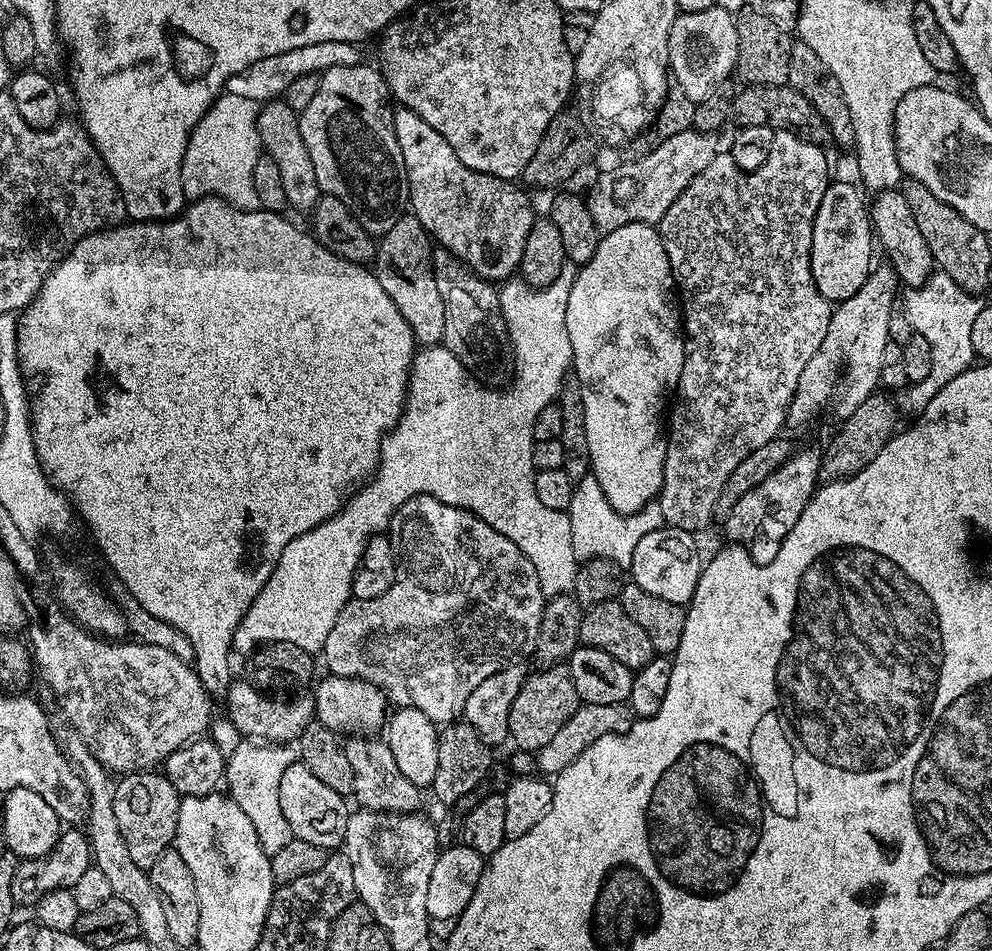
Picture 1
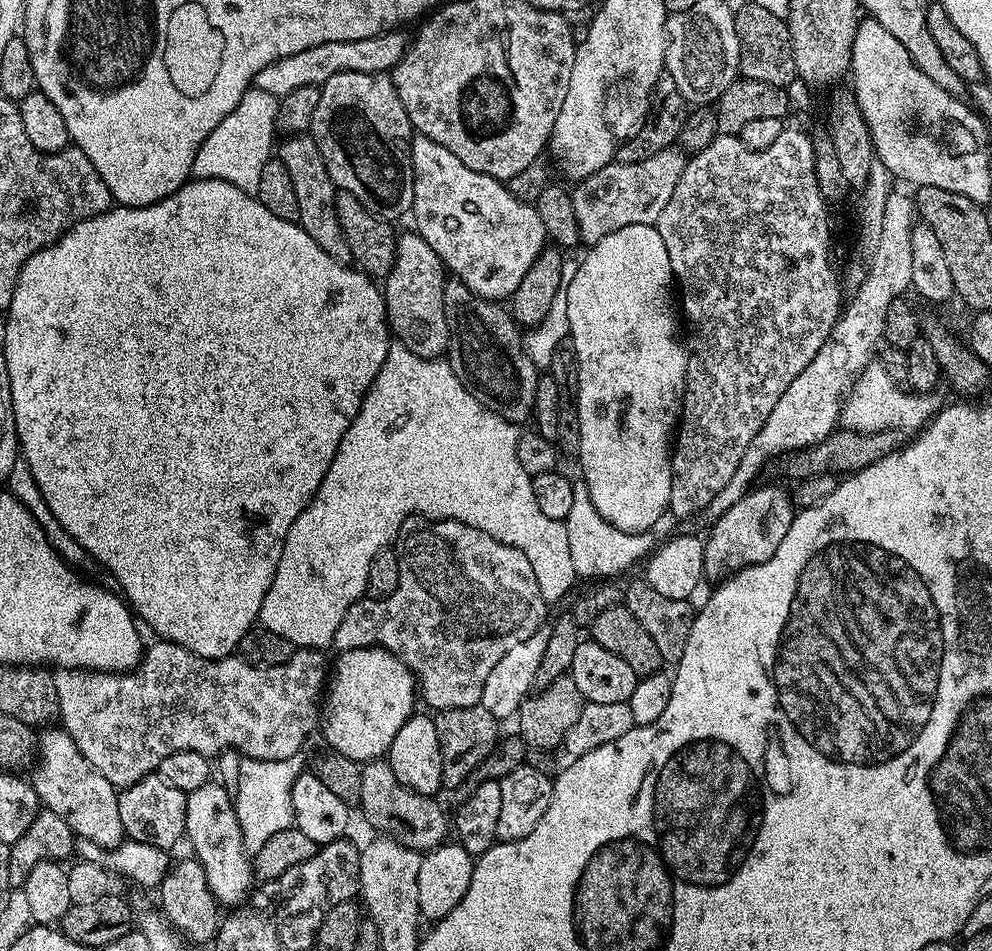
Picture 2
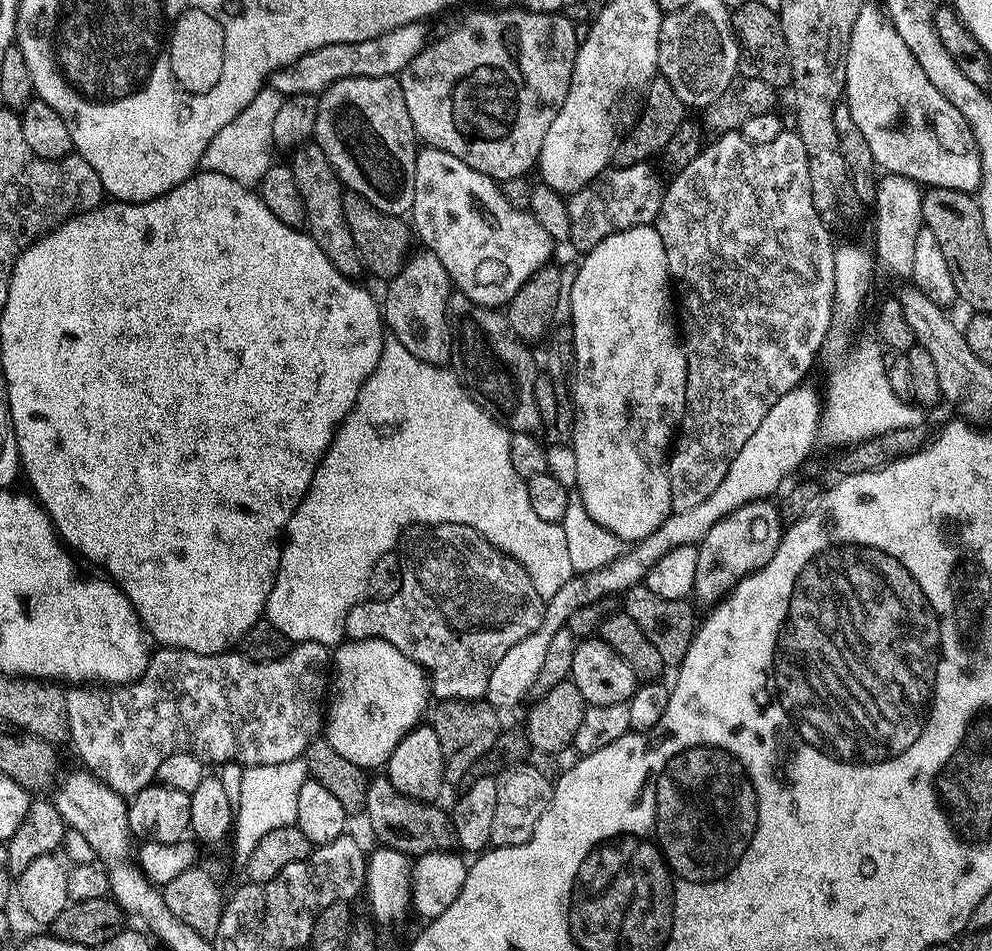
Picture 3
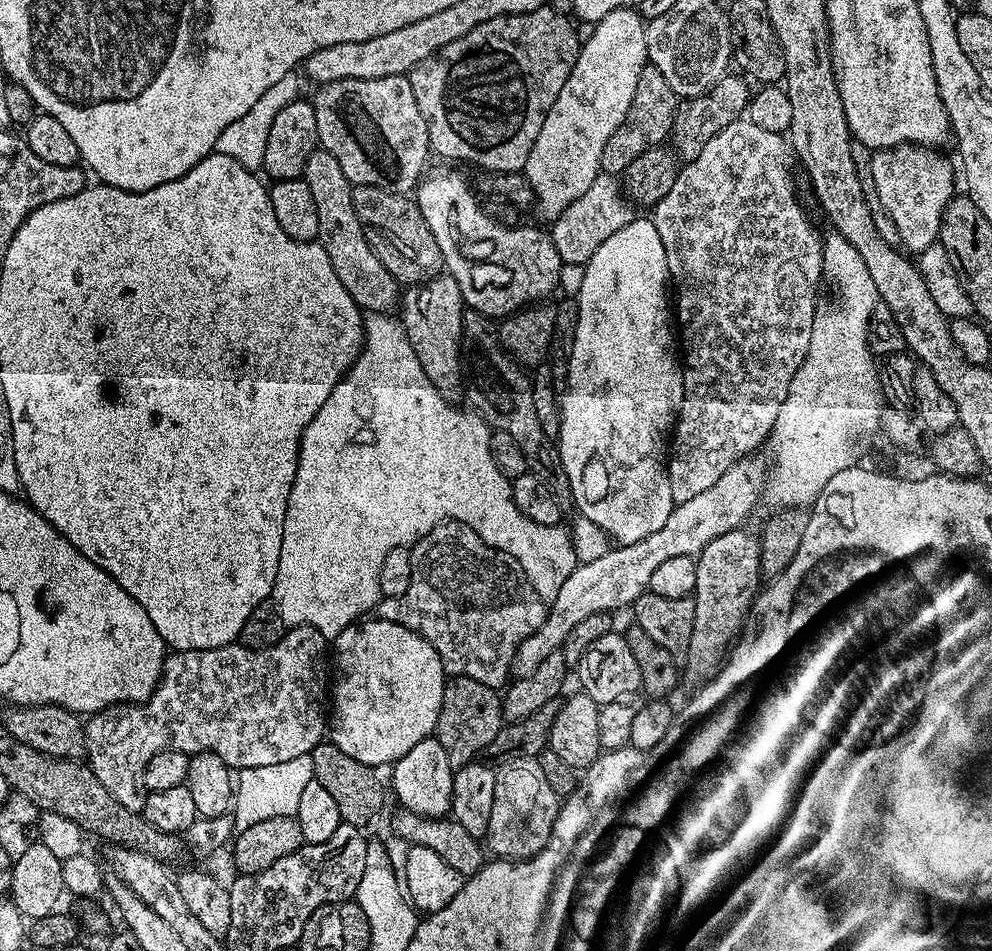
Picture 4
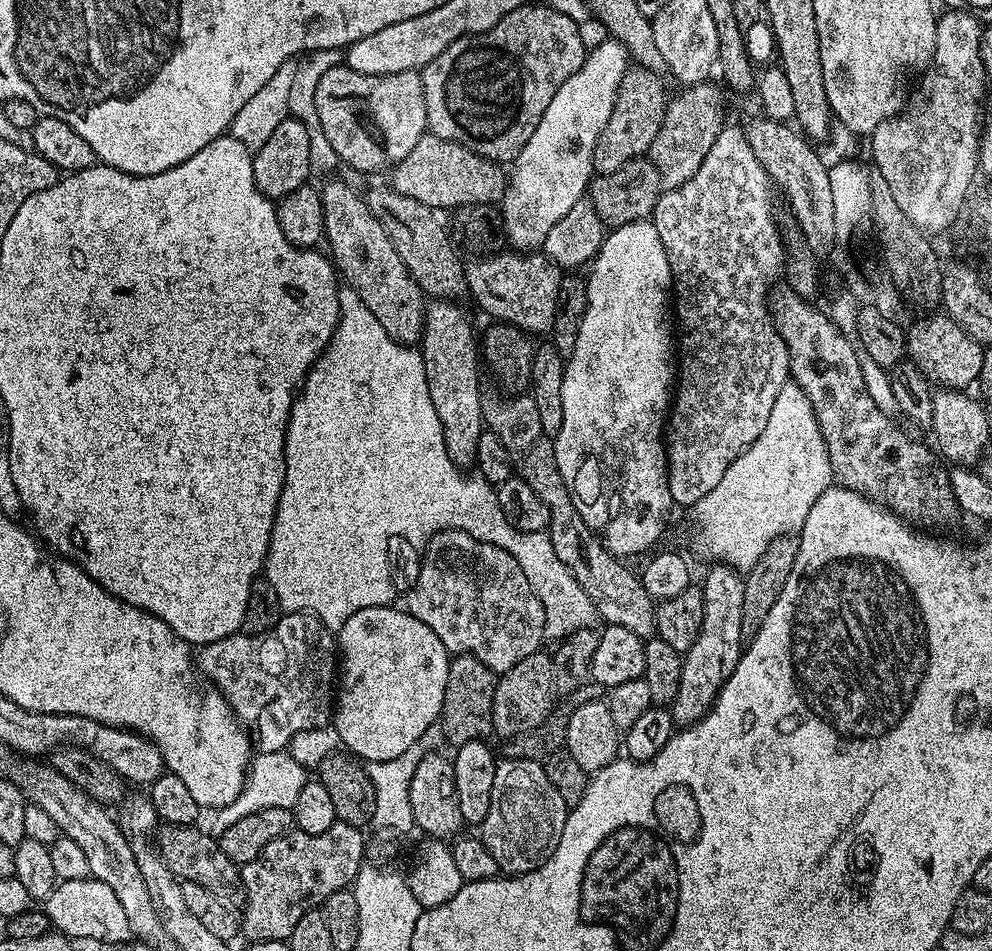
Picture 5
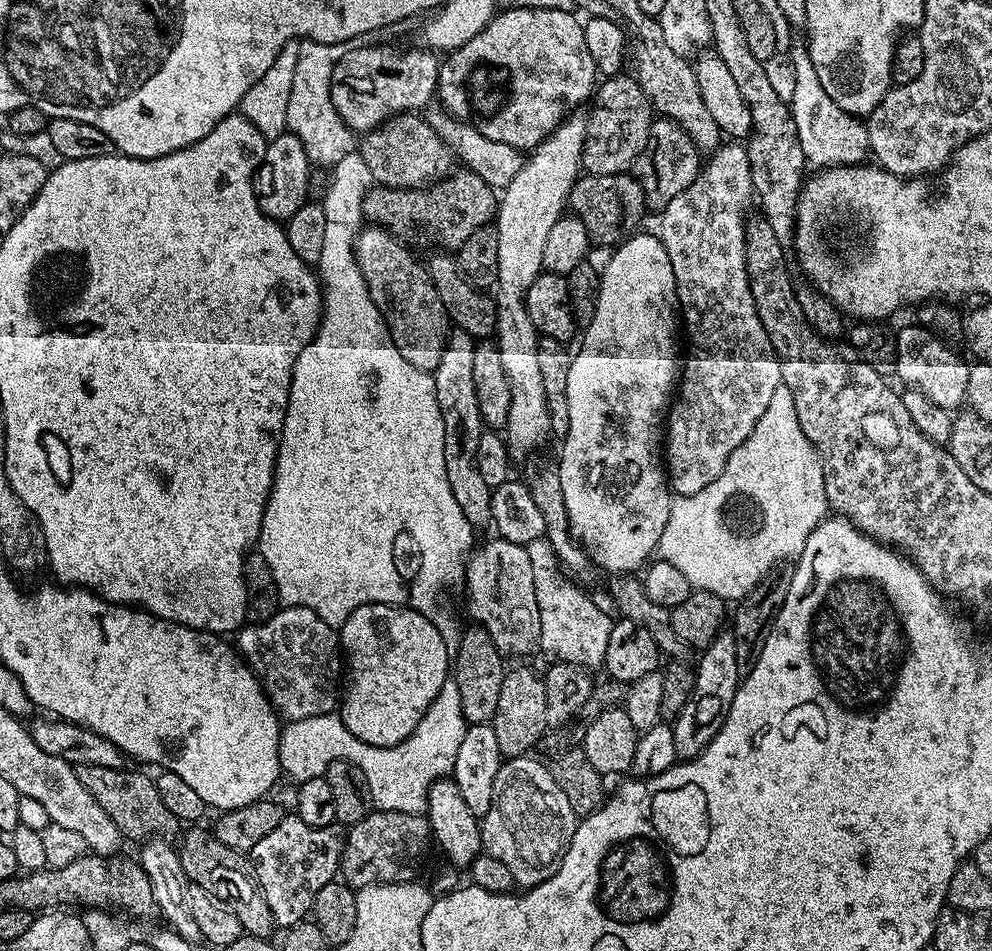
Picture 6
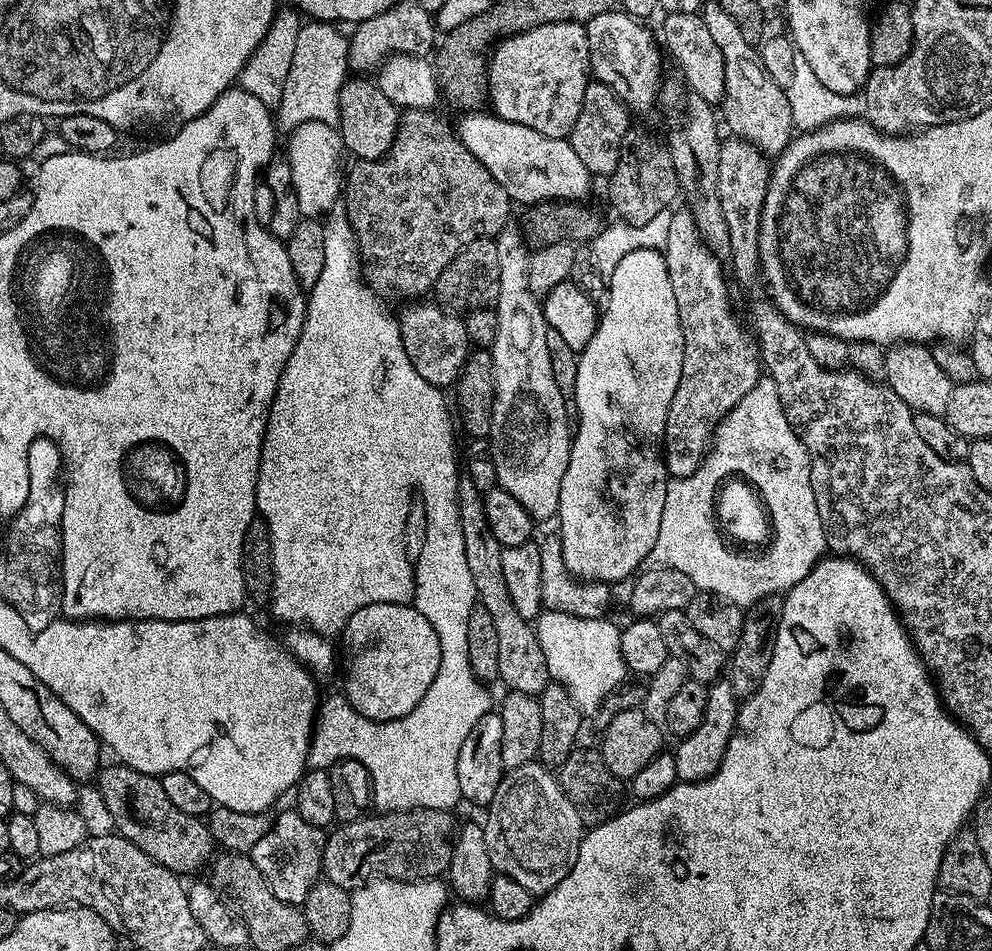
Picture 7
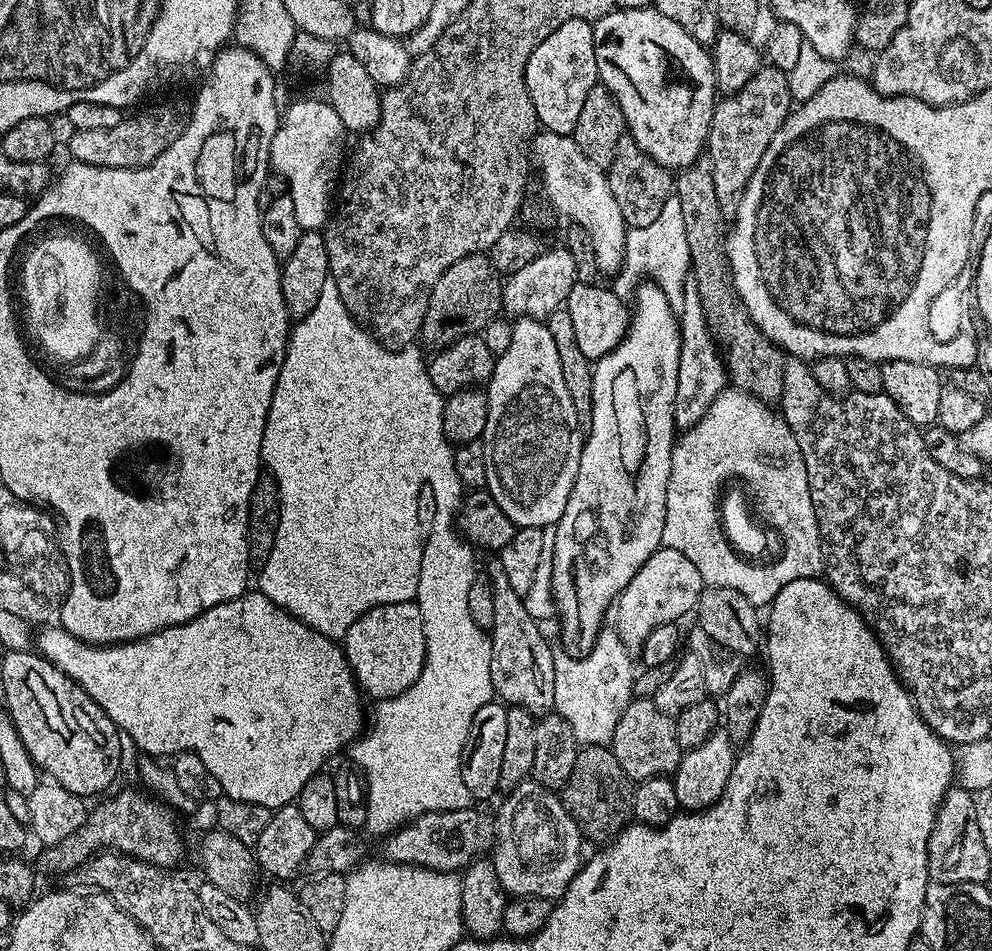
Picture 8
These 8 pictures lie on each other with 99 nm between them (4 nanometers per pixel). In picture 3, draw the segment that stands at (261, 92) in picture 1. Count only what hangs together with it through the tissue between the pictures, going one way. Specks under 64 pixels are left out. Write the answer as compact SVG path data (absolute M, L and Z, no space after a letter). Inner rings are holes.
M427 23L398 26L398 30L390 30L386 34L378 34L378 38L370 38L366 42L342 42L334 46L322 46L318 50L310 50L310 54L302 54L298 62L285 68L279 68L270 78L271 87L286 96L315 96L325 92L334 82L346 78L382 78L383 76L399 77L400 72L417 54L430 43Z

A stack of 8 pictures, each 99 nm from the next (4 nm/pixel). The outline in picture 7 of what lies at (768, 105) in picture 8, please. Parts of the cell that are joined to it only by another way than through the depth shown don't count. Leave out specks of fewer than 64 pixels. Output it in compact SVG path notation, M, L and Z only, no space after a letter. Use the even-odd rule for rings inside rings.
M743 138L725 139L720 146L718 158L718 198L722 202L722 218L726 218L726 230L730 230L730 263L736 271L736 280L744 288L752 288L762 276L760 263L760 223L762 222L762 206L766 202L770 160L760 149L754 147Z

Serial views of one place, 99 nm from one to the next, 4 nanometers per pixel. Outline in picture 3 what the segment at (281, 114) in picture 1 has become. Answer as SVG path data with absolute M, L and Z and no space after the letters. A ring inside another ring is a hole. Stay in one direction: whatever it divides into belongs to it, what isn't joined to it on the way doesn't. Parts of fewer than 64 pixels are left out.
M305 142L291 153L290 167L294 174L294 182L298 182L298 190L304 199L304 215L306 217L306 231L314 242L334 262L334 266L343 276L359 277L362 272L360 251L356 249L354 238L344 221L345 187L340 183L334 166L330 166L330 158L322 154L322 150L315 142Z

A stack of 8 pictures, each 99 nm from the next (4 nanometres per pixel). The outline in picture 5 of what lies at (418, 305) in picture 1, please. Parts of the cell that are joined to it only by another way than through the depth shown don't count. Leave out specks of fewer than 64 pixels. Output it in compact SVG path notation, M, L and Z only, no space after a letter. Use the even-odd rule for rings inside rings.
M433 299L431 303L425 307L424 310L424 331L420 334L418 341L418 350L424 359L426 366L426 386L430 386L430 402L434 402L434 411L438 413L438 422L442 422L442 434L446 442L446 450L450 454L450 458L456 463L457 468L461 470L468 470L476 463L476 451L478 450L478 438L486 430L484 423L484 415L482 414L482 387L480 388L480 368L482 372L482 356L478 351L478 332L472 329L472 324L468 321L468 316L459 308L459 303L450 300Z

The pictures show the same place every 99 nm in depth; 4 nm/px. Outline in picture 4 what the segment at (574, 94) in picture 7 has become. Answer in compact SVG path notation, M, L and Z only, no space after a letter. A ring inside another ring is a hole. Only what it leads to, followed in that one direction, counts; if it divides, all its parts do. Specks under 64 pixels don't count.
M545 6L527 12L526 14L514 14L513 16L499 16L490 18L490 22L482 22L470 34L462 34L458 42L450 42L450 46L442 46L436 55L429 60L418 62L412 71L407 73L410 86L414 90L414 98L418 102L418 110L422 110L422 118L426 118L426 130L428 131L428 146L433 153L445 156L448 160L461 160L464 164L477 164L480 168L485 168L488 174L497 172L523 172L526 166L526 158L530 158L530 150L538 138L538 130L542 130L542 122L546 122L546 114L550 106L558 98L558 93L562 91L562 86L566 86L566 78L570 78L570 70L574 70L574 62L580 53L582 41L576 37L576 29L573 21L567 15L555 13L550 7Z

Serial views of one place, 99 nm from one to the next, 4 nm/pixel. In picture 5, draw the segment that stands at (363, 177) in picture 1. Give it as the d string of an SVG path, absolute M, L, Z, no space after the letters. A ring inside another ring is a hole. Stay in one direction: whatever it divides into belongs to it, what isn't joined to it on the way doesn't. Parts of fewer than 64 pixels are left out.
M344 62L336 64L319 79L315 101L322 134L334 148L339 163L349 164L356 172L387 173L428 132L419 71L375 76L358 74Z

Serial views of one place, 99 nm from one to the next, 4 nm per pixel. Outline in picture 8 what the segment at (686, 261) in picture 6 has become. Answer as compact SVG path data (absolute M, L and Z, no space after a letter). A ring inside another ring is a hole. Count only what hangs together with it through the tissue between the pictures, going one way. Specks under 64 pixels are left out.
M688 282L685 286L682 315L679 317L680 357L678 358L678 394L674 406L674 418L677 429L692 428L710 410L714 398L723 392L729 383L728 371L724 369L724 357L716 343L715 336L706 322L702 302L696 285Z

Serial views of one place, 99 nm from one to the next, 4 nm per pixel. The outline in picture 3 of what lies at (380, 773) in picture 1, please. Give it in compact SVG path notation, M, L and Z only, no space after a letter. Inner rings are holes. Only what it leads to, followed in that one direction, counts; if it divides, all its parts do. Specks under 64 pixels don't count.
M387 775L369 779L368 793L363 811L368 812L368 824L381 845L403 852L409 858L426 855L433 850L448 850L456 844L456 829L452 827L452 817L447 811L432 808L431 803L411 800L403 796L388 781Z

